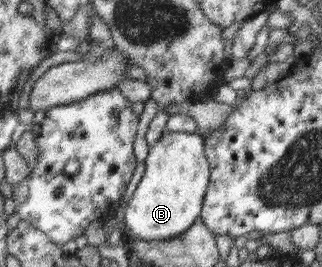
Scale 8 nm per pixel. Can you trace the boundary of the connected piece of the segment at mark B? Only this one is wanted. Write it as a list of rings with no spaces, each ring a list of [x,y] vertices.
[[[166,131],[151,146],[144,175],[124,211],[127,236],[164,241],[184,233],[199,218],[210,175],[203,138],[198,132]]]

